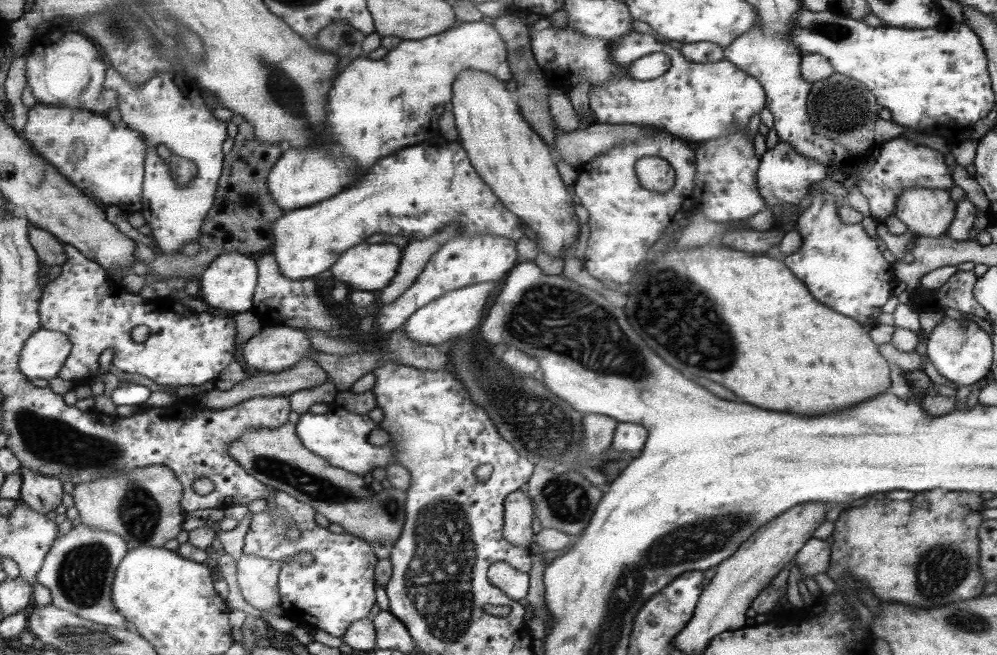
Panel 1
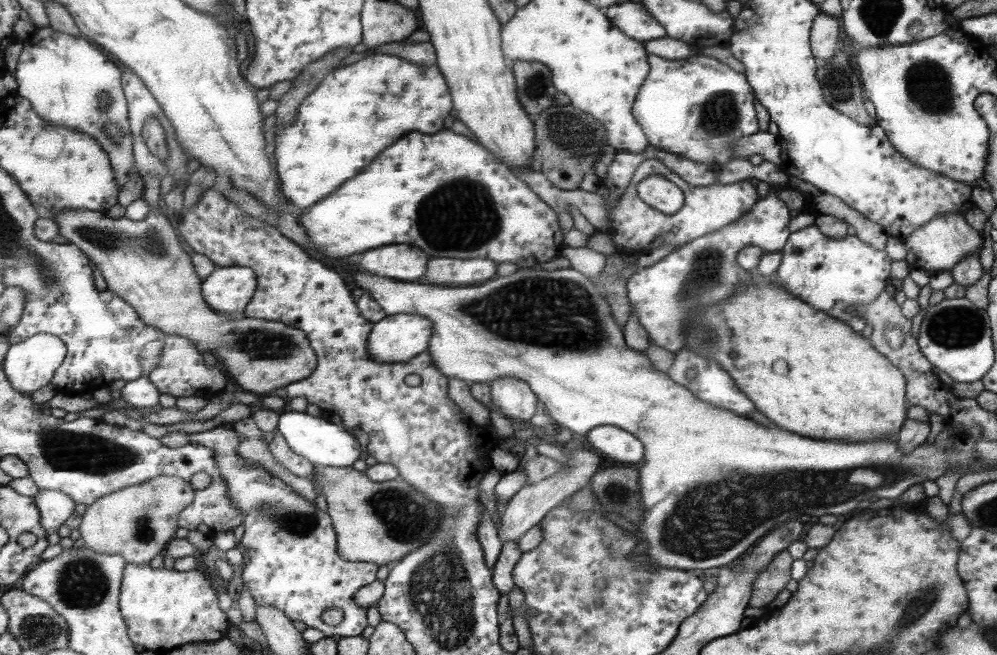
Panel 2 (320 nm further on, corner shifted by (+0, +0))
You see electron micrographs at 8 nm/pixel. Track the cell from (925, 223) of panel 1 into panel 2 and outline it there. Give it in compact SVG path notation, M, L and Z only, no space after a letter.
M955 212L936 216L929 220L923 227L917 228L907 238L901 239L906 249L905 262L912 271L915 269L927 270L928 272L950 271L964 256L972 252L979 252L981 238L974 229L966 224L965 216Z

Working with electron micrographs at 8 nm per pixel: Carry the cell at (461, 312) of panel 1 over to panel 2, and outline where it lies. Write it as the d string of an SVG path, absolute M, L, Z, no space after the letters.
M415 314L385 315L370 328L366 349L379 364L405 362L428 347L433 324Z

